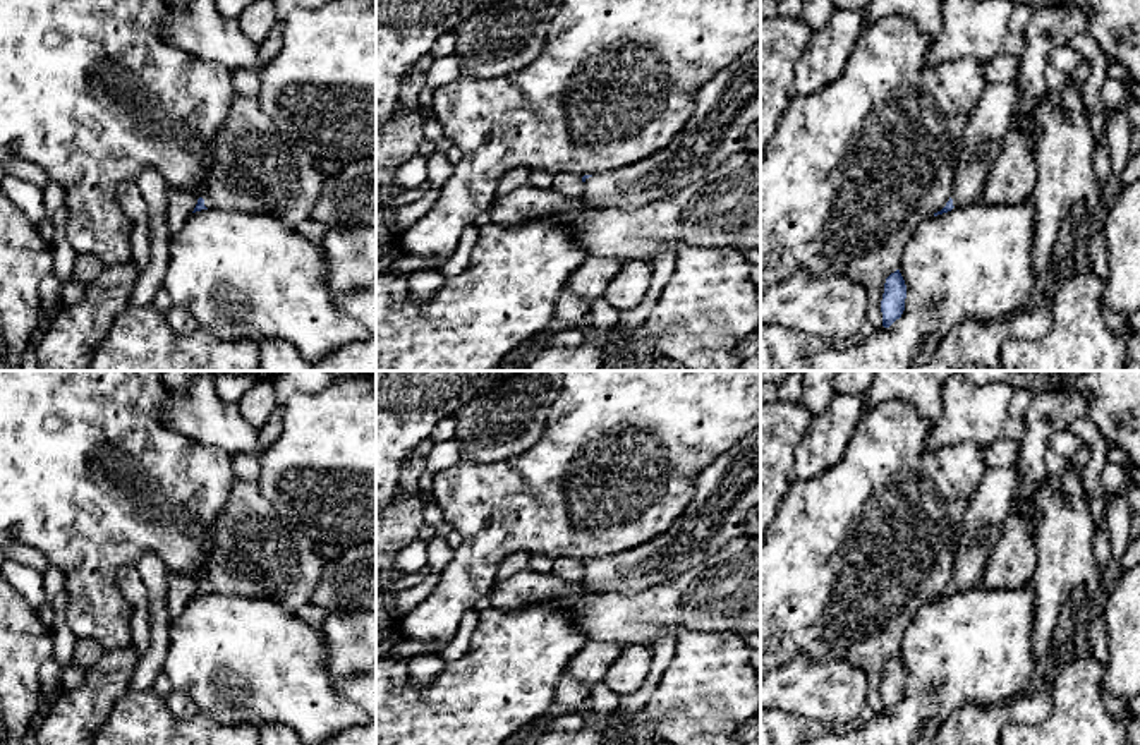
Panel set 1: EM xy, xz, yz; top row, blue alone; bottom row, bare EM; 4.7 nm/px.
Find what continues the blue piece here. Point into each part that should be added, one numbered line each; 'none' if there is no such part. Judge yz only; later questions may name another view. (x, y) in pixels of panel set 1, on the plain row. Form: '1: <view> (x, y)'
1: yz (981, 527)

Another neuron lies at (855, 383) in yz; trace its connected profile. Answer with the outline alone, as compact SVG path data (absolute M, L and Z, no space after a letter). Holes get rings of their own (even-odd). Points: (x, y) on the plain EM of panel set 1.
M836 371L833 381L834 391L840 395L862 397L872 385L876 371Z

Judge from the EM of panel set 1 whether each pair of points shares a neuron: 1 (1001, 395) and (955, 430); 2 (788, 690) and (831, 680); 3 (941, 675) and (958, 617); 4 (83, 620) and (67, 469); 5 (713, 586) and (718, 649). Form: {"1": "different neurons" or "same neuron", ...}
{"1": "same neuron", "2": "same neuron", "3": "same neuron", "4": "same neuron", "5": "different neurons"}

